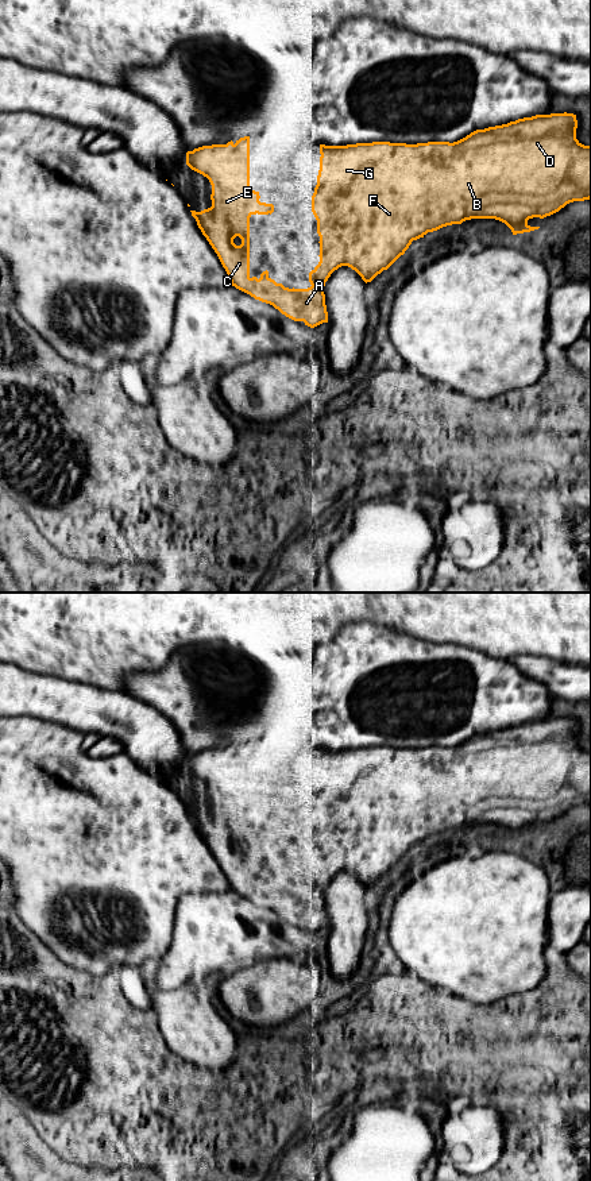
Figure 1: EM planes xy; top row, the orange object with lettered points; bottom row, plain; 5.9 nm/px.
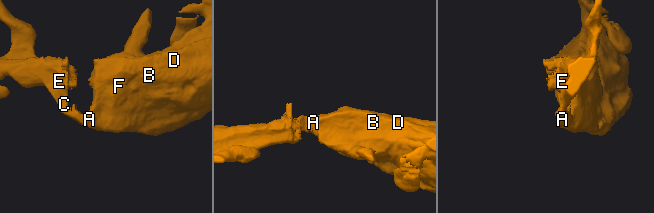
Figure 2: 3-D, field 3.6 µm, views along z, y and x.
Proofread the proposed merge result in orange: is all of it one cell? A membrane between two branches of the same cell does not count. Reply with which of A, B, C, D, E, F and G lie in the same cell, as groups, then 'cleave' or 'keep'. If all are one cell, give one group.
A B C D E F G | keep

